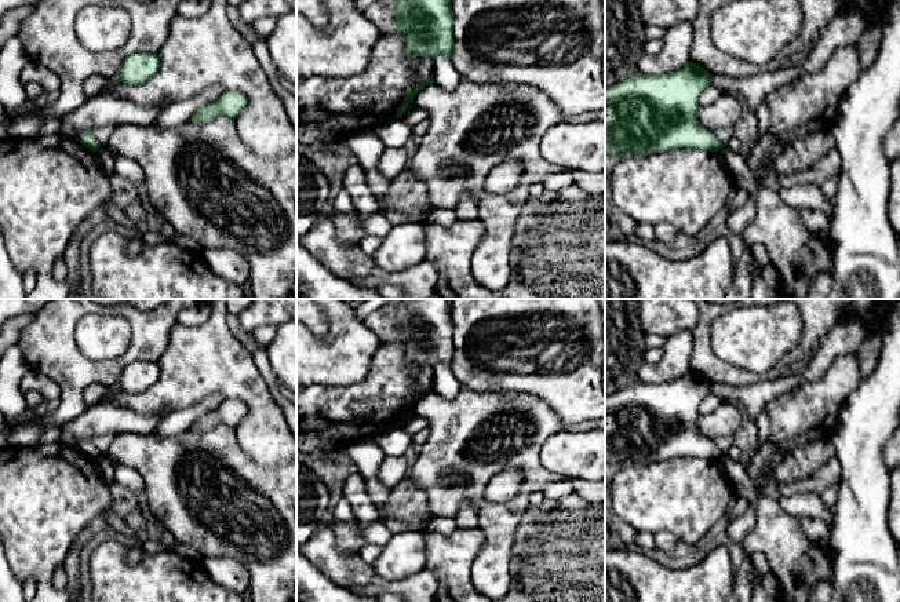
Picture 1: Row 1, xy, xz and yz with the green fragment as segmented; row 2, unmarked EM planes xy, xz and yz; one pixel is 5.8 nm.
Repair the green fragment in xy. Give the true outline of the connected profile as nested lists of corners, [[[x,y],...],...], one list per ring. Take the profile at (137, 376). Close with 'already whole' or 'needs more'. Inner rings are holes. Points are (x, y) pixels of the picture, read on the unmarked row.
[[[135,361],[128,364],[114,386],[128,394],[138,394],[152,387],[160,377],[157,361]]]; already whole

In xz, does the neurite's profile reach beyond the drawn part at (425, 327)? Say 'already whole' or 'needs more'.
already whole

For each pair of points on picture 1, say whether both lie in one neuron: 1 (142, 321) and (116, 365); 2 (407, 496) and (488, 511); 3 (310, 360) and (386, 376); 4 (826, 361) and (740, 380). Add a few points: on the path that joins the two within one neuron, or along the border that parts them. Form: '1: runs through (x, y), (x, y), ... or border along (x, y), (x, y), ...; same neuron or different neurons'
1: runs through (142, 332), (142, 342), (127, 357); same neuron
2: border along (408, 475), (425, 492), (432, 515); different neurons
3: border along (381, 342), (370, 374), (359, 383), (339, 387); different neurons
4: border along (779, 376), (747, 385); different neurons

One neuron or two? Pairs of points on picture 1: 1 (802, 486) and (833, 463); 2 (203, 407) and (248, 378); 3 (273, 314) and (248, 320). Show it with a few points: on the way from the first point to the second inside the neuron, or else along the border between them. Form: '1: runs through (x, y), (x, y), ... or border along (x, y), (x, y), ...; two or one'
1: runs through (811, 484), (826, 471); one
2: border along (225, 398), (207, 396), (189, 408); two
3: runs through (268, 316), (254, 316); one

